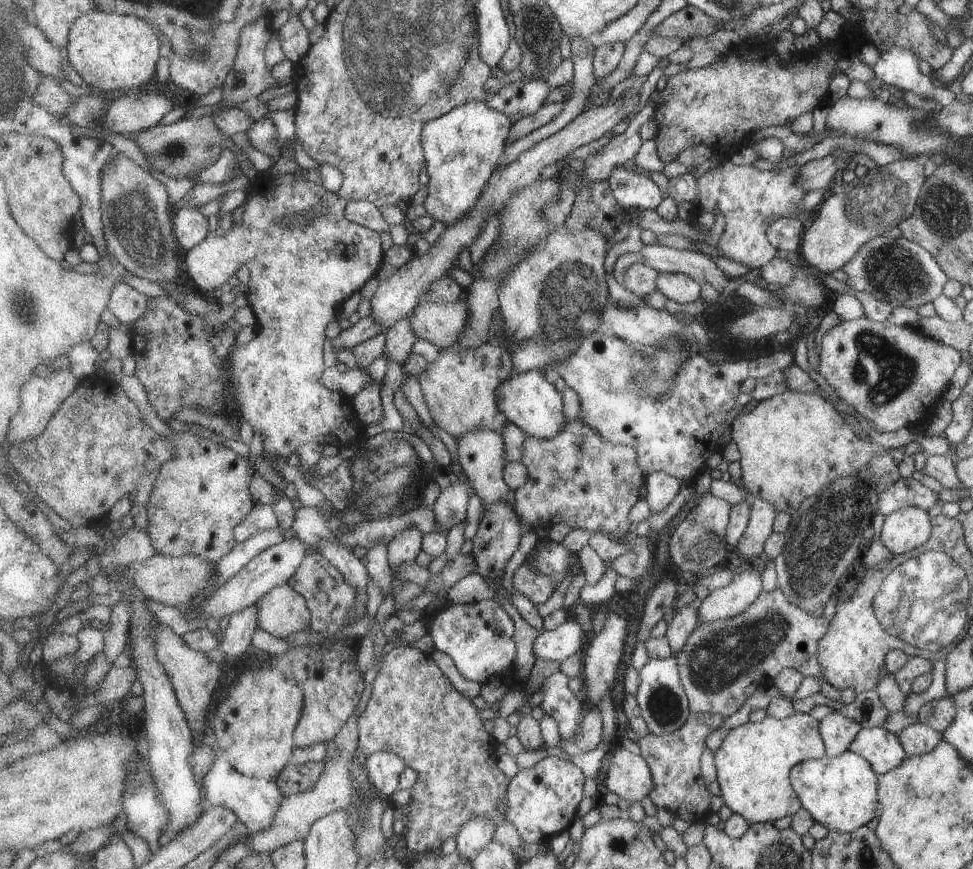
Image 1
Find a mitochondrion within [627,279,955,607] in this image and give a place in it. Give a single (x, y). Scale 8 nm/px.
(821, 535)

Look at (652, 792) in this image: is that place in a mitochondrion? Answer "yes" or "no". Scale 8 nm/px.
no

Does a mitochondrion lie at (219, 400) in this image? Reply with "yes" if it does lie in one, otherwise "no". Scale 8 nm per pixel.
yes

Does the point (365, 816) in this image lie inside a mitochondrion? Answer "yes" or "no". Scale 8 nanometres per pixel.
yes

